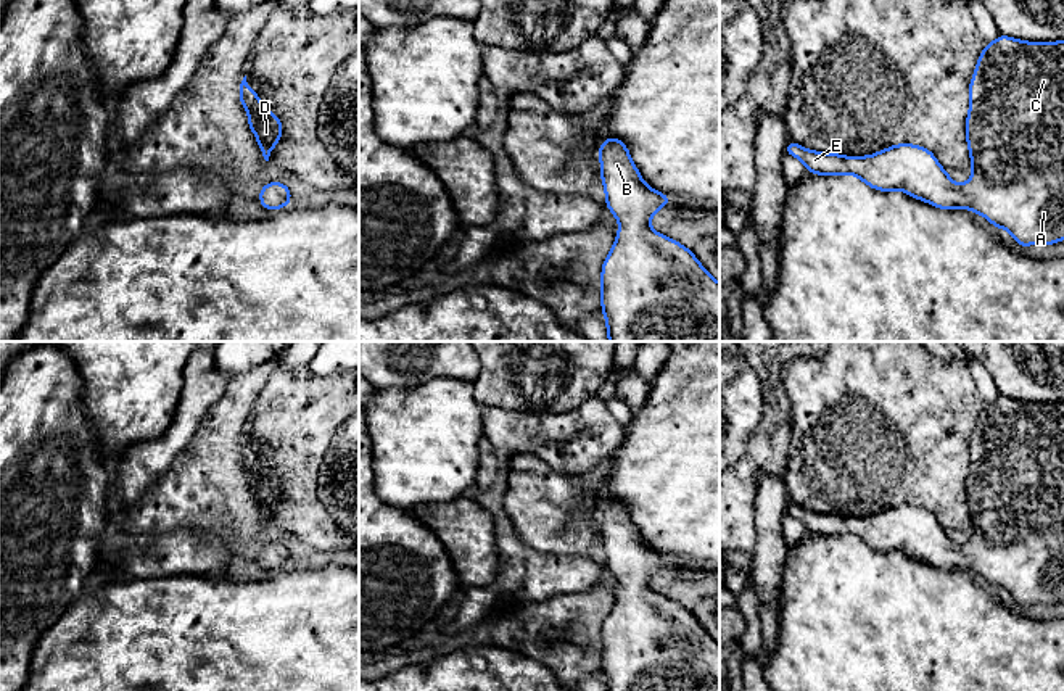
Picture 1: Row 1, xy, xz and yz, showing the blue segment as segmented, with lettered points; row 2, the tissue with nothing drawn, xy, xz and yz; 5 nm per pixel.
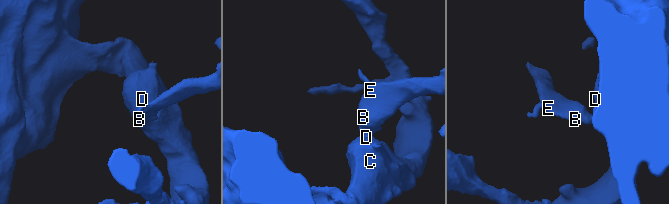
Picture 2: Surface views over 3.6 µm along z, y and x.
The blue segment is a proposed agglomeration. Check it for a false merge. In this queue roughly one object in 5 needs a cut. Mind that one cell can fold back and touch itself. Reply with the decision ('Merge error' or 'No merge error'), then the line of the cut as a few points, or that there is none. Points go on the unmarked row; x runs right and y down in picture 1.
No merge error. No split

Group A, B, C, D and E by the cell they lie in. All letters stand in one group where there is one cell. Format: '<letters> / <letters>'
A B C D E

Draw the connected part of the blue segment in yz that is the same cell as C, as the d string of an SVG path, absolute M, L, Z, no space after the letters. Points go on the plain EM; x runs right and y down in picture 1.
M1000 395L985 406L969 445L966 503L974 532L963 546L951 541L930 511L913 504L898 504L869 517L842 517L787 503L784 514L798 519L811 535L852 535L879 552L901 551L940 570L967 569L996 590L1006 590L1022 609L1033 604L1054 606L1064 601L1064 401L1024 403Z

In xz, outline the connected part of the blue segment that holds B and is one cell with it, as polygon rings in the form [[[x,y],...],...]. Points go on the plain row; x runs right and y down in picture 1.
[[[604,501],[599,520],[605,567],[620,583],[600,635],[600,665],[607,691],[720,691],[720,644],[691,610],[649,586],[652,577],[670,565],[670,557],[642,541],[621,501]]]

